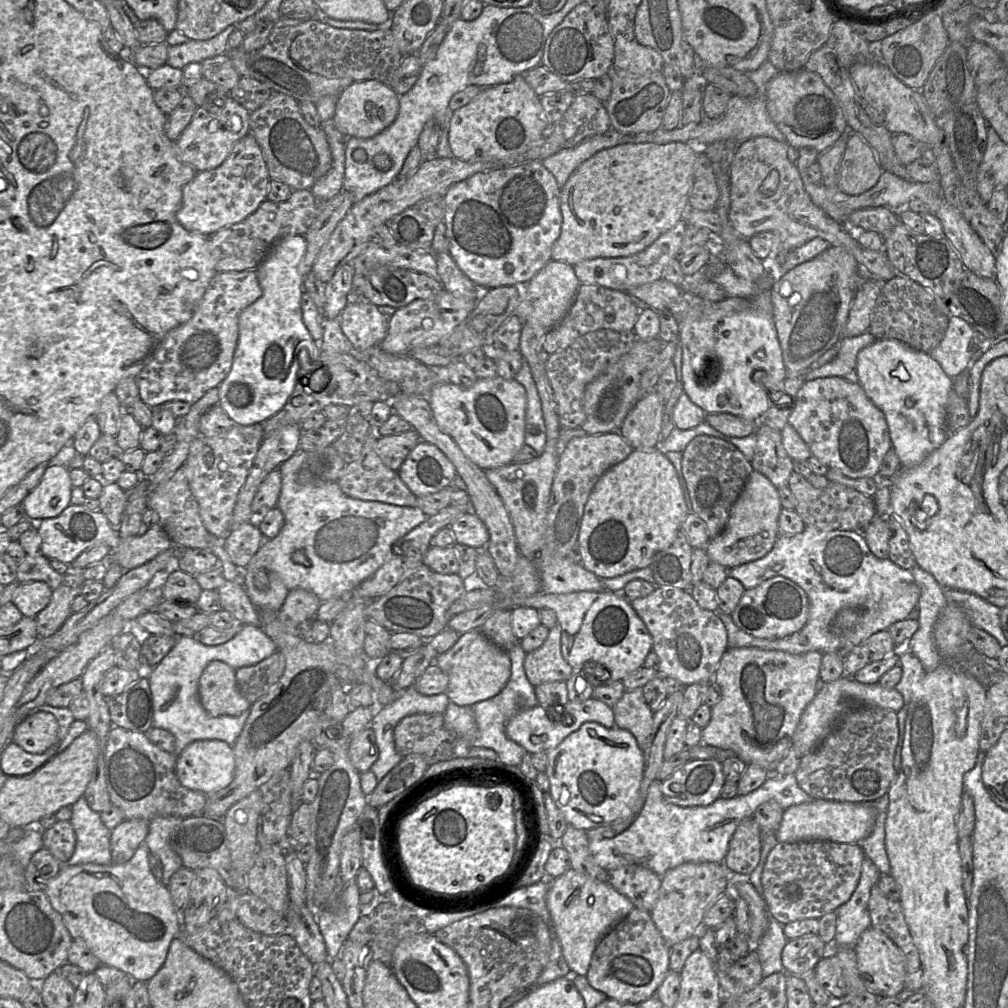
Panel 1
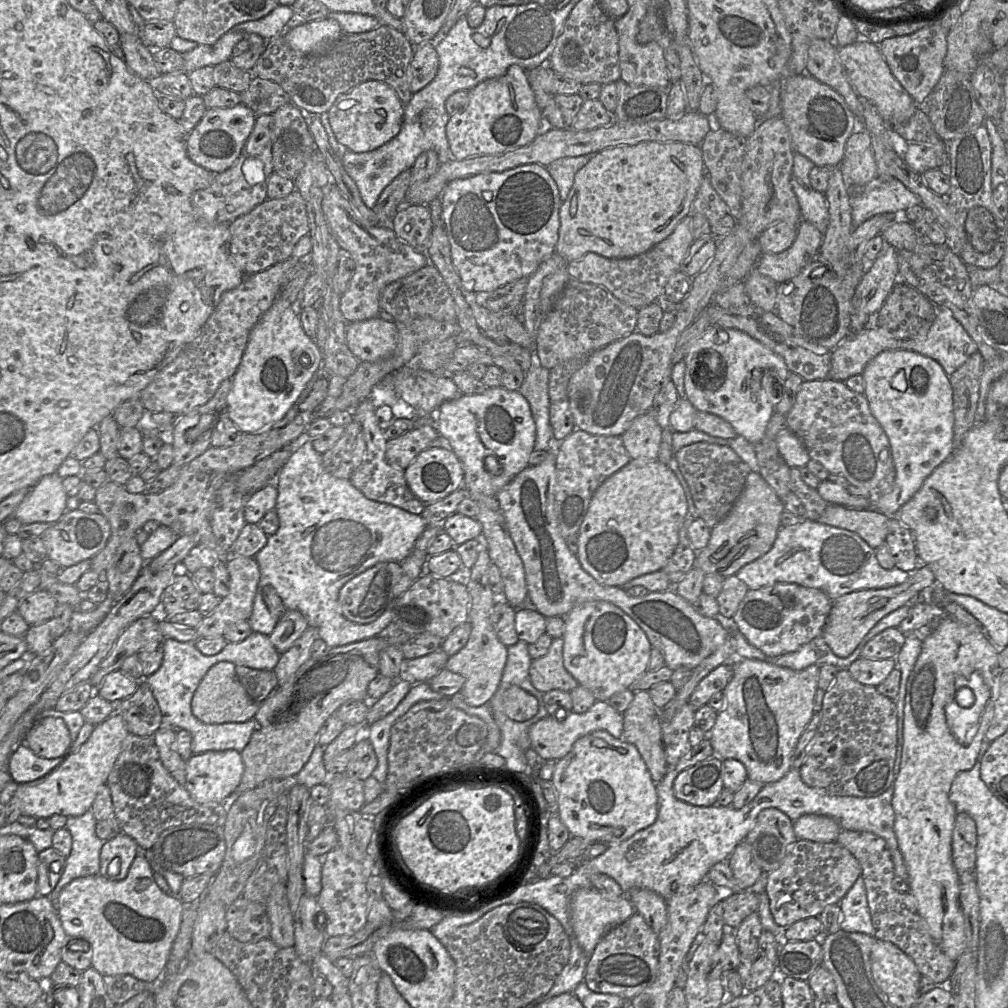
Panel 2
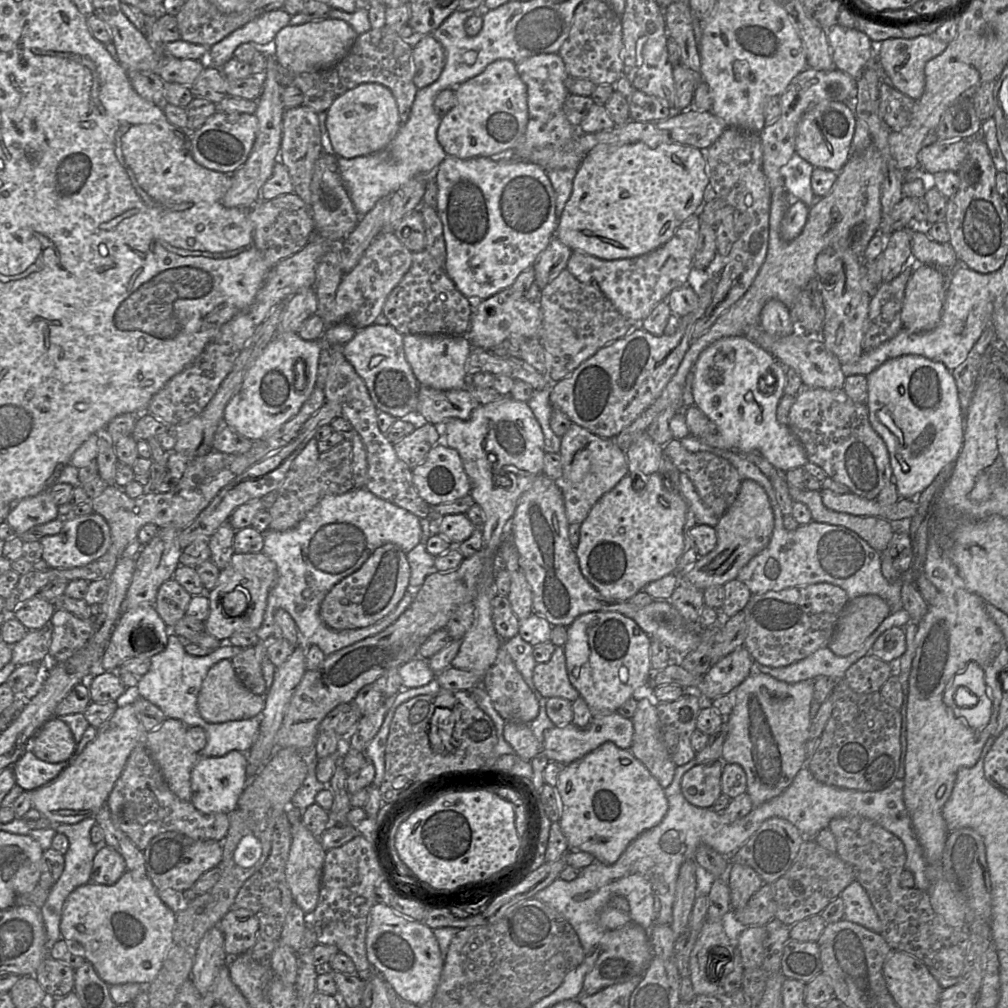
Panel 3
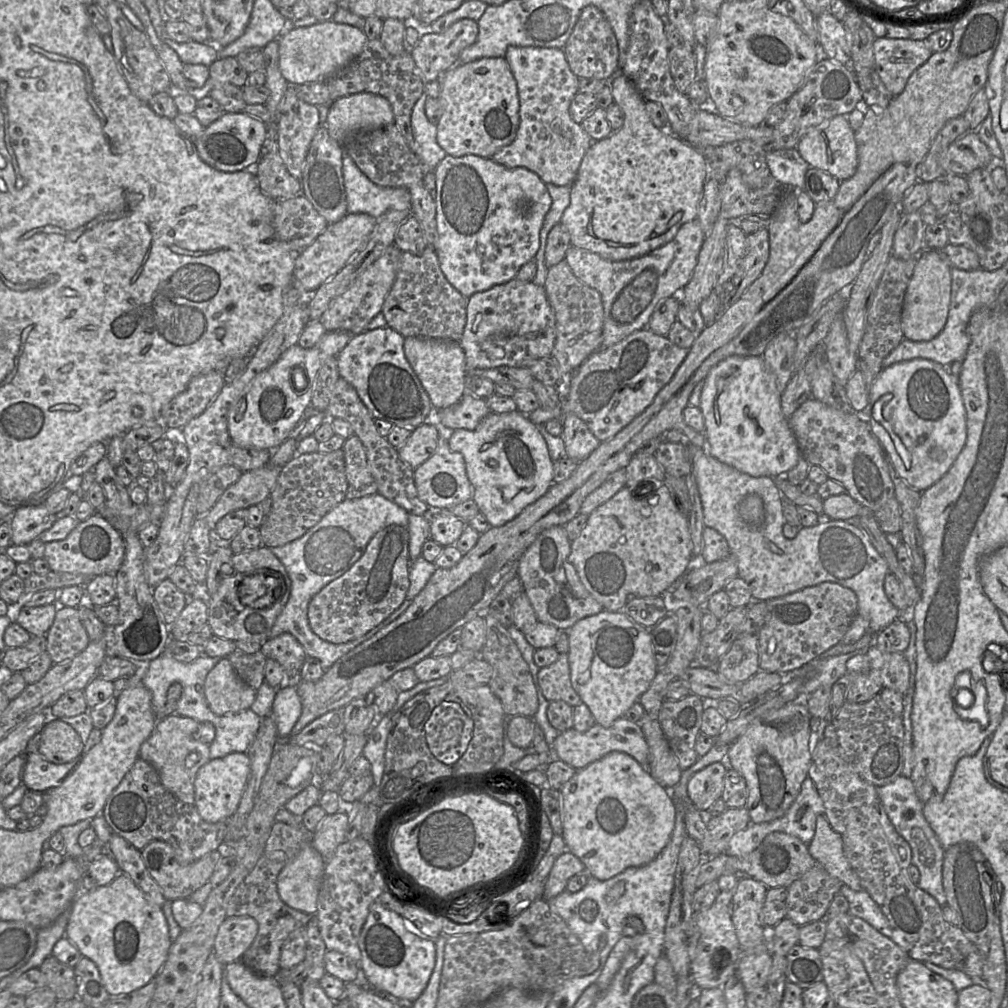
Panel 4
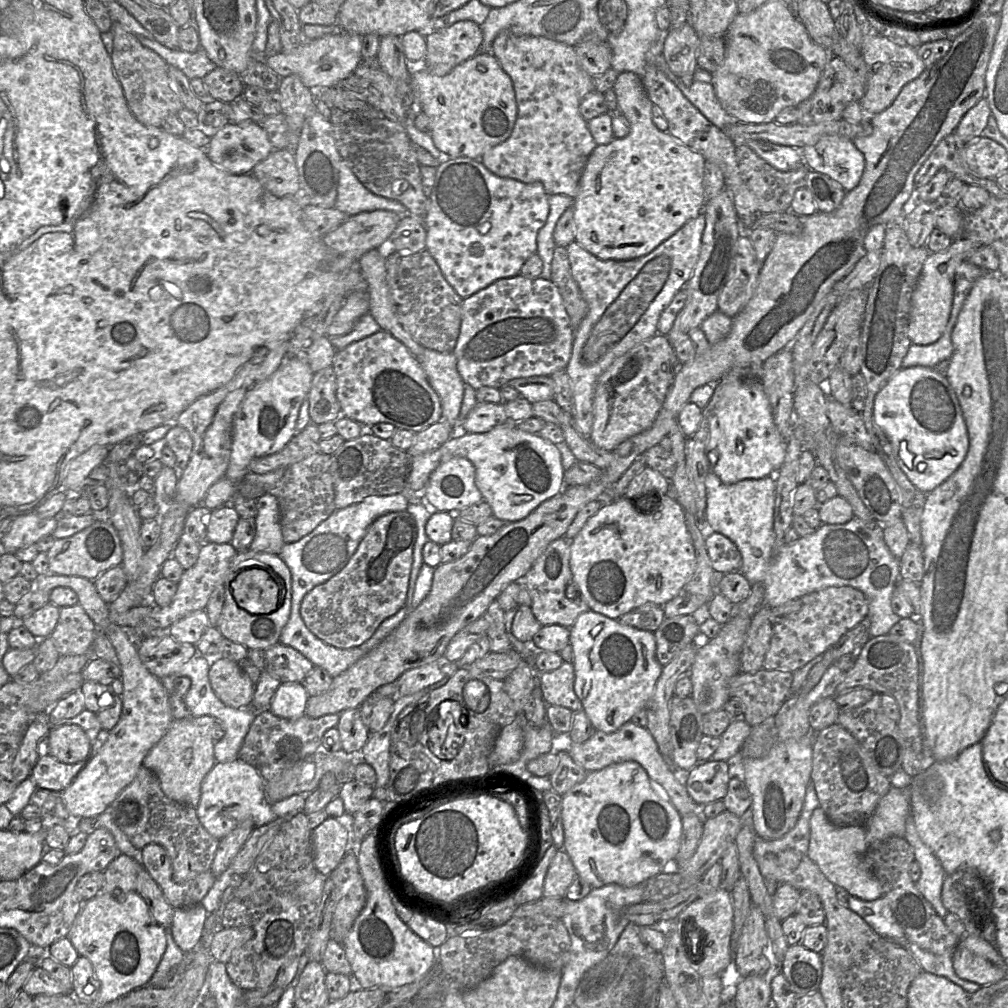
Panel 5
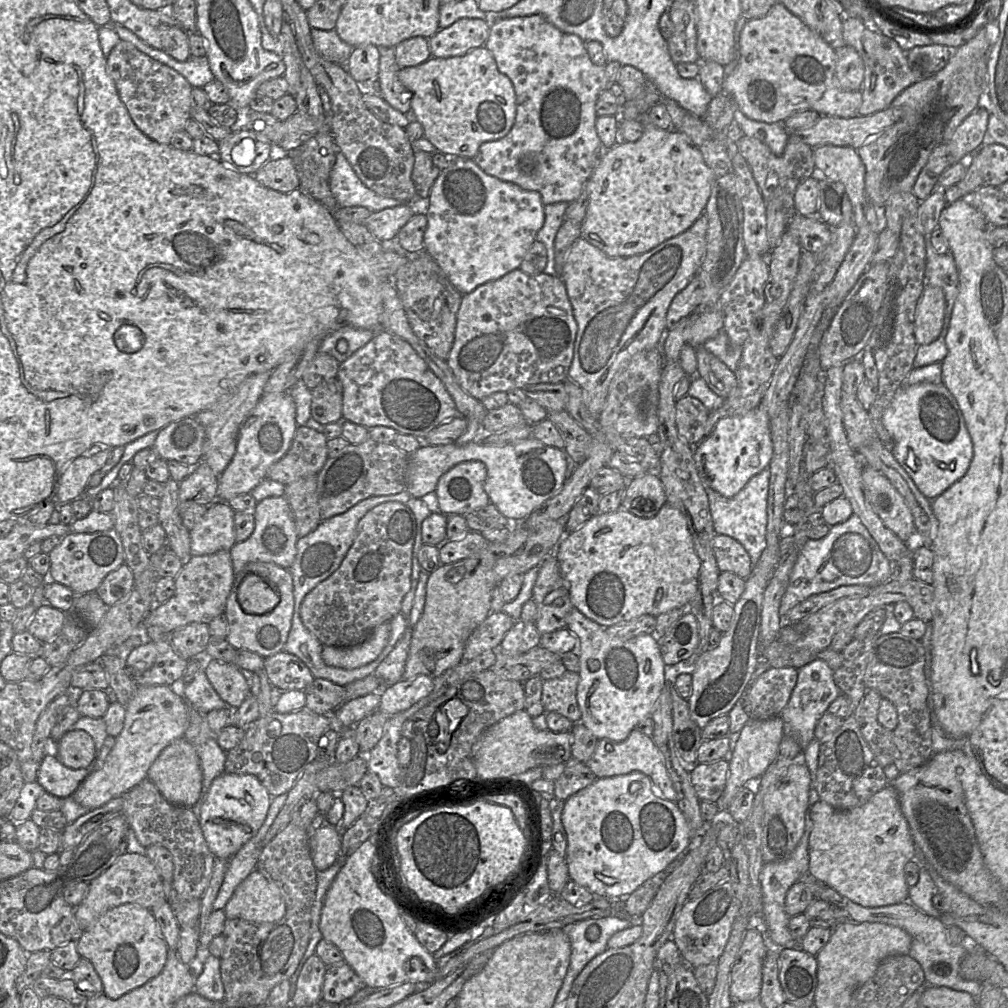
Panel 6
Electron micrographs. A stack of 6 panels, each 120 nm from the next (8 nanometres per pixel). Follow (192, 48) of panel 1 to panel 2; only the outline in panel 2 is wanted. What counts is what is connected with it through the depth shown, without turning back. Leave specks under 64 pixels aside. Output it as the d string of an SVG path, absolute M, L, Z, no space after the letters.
M233 27L214 44L198 44L196 48L181 54L184 60L184 72L189 74L199 68L214 67L229 60L233 55L234 46L245 36L241 31L235 31Z

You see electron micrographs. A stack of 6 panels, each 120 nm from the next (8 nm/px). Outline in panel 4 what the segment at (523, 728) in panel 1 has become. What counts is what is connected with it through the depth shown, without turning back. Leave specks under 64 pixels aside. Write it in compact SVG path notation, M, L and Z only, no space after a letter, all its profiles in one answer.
M624 717L619 718L607 728L596 723L586 732L578 732L571 728L559 733L552 745L553 756L562 760L576 771L615 751L628 754L641 766L648 769L649 747L643 731L638 724L630 722Z

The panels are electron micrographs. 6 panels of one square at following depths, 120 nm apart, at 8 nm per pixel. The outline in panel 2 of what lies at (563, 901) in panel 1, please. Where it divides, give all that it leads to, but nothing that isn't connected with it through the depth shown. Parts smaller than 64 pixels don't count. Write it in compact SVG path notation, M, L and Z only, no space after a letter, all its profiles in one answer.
M594 888L575 892L569 911L574 935L589 956L608 931L635 913L627 895L609 899Z

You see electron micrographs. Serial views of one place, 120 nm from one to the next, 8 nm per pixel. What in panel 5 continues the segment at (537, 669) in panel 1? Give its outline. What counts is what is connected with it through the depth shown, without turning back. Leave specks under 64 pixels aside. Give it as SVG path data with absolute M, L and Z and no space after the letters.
M563 662L556 670L540 674L540 689L547 705L561 706L573 713L583 705L574 691L575 673L572 663Z

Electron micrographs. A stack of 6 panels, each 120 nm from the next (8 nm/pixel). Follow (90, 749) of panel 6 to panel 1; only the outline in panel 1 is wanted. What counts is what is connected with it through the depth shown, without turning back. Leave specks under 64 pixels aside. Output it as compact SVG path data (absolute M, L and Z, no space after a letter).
M34 711L15 727L13 742L32 754L42 754L58 741L58 722L54 715Z

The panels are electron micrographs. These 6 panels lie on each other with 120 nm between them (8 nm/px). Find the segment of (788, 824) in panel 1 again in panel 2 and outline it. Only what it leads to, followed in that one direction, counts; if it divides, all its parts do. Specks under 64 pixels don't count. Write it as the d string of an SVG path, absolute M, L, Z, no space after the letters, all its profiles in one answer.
M806 814L793 821L797 840L813 842L835 842L843 830L839 823L831 817Z

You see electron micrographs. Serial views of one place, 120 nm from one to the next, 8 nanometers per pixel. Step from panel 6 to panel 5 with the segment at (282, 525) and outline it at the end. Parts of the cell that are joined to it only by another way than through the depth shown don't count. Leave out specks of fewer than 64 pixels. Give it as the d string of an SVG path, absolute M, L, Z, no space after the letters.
M265 493L256 502L256 534L248 550L279 555L285 543L278 500L272 493Z

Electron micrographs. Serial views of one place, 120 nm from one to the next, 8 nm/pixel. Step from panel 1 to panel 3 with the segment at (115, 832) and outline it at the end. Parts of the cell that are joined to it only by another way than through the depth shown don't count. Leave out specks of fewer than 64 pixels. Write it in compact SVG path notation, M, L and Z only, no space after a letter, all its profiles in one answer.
M105 845L94 857L90 882L113 885L126 870L122 855L113 847Z

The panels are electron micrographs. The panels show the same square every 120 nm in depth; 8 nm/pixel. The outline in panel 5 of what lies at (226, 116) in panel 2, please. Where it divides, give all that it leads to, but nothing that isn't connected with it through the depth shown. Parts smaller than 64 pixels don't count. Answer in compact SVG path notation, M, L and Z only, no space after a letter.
M252 120L241 123L230 122L218 130L211 131L211 140L204 149L209 159L218 167L231 174L249 174L254 167L272 151L266 130Z

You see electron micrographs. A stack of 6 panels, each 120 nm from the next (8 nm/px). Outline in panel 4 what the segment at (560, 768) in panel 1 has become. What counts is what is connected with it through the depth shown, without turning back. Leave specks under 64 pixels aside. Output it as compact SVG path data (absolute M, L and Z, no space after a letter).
M611 752L587 767L576 771L575 775L559 790L562 803L562 837L566 848L578 857L585 866L589 877L606 881L622 873L630 867L641 867L654 860L667 845L675 825L676 805L669 789L657 782L646 767L641 766L634 758L626 753Z

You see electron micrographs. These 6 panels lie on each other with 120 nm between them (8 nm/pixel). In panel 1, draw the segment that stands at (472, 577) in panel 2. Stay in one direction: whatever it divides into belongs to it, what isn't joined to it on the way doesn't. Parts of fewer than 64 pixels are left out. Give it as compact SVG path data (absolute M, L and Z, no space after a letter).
M480 630L459 636L446 652L436 656L434 663L448 676L445 694L458 706L473 706L498 695L511 676L511 662L506 650L490 641Z

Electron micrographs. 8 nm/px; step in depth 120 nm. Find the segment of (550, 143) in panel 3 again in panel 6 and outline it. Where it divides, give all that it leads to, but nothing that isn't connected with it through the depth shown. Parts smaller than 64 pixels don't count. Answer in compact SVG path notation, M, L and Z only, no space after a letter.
M529 15L512 18L499 18L491 21L490 34L484 45L493 55L498 70L506 75L512 82L516 94L516 117L514 124L509 133L498 140L484 142L480 145L474 162L488 175L496 177L502 181L514 183L527 191L536 191L541 195L544 205L554 204L558 202L571 203L576 200L591 176L593 170L598 164L604 149L601 140L596 132L596 111L595 105L599 94L608 89L609 82L606 77L605 66L595 65L589 58L585 41L575 34L562 32L542 15Z

